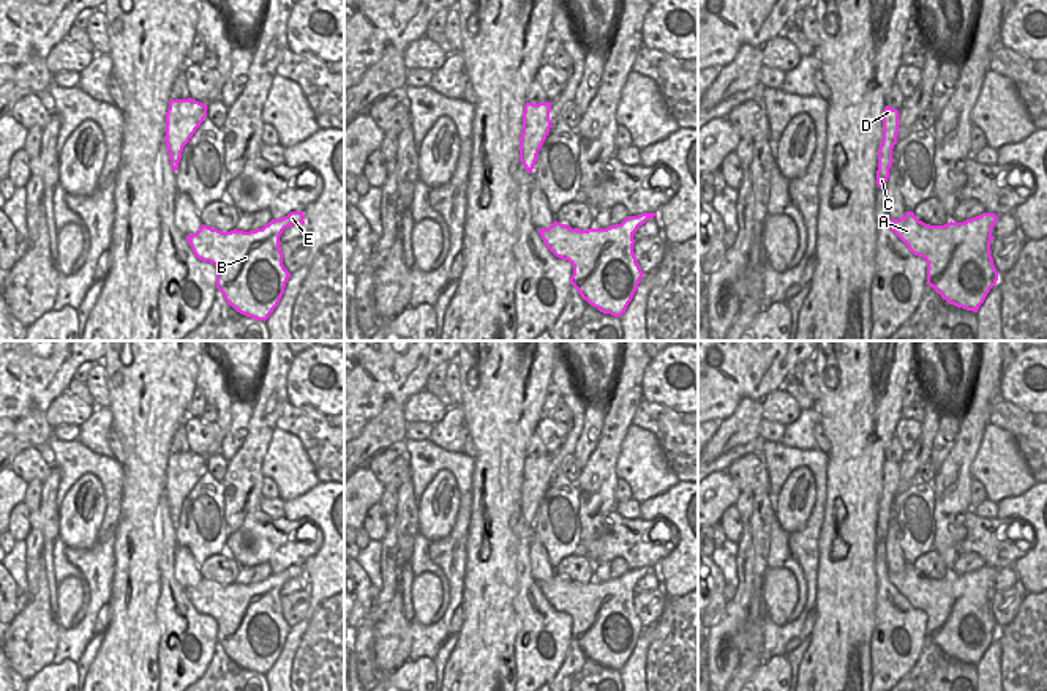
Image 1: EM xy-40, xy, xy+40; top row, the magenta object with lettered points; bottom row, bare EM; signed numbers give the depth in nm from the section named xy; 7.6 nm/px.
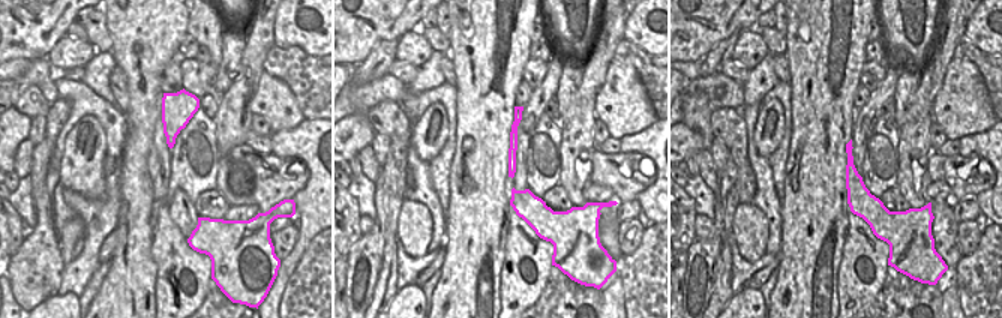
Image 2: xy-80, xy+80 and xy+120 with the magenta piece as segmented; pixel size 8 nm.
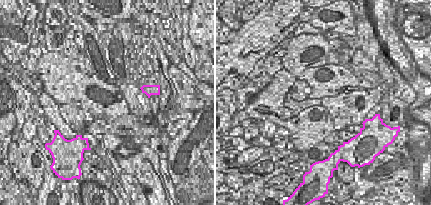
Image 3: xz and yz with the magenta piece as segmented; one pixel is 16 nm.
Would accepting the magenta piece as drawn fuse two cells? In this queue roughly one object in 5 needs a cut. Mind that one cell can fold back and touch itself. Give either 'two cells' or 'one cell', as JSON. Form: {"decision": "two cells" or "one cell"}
{"decision": "one cell"}

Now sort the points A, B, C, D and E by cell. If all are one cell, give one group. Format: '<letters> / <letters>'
A B C D E

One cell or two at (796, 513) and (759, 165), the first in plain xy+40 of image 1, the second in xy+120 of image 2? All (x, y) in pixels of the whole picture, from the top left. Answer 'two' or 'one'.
two

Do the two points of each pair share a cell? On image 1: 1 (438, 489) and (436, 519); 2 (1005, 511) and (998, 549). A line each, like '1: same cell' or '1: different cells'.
1: same cell
2: different cells

